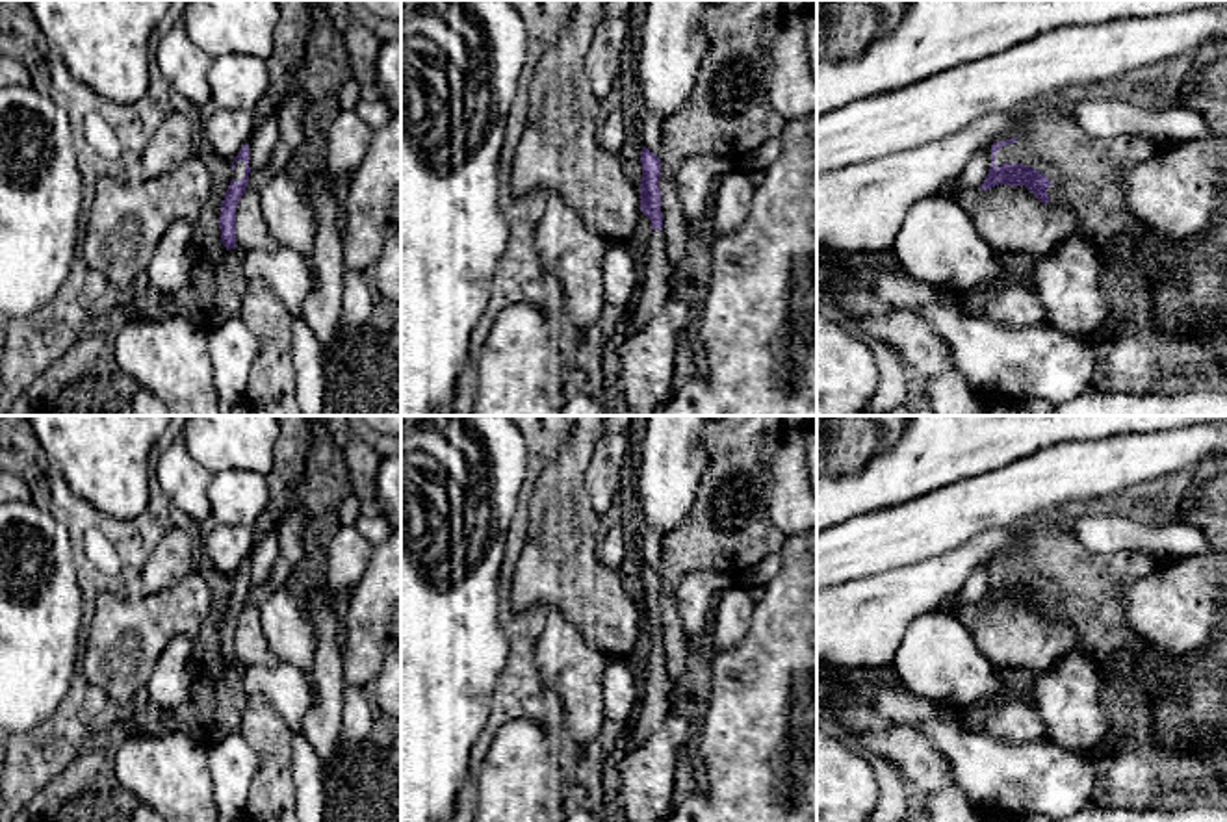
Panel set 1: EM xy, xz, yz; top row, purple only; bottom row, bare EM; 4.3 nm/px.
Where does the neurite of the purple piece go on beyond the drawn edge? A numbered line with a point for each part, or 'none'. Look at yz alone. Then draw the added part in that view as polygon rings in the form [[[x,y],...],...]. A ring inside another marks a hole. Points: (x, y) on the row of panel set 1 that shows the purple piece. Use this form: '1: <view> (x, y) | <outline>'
1: yz (1086, 173) | [[[1043,100],[1015,113],[1023,135],[995,154],[995,167],[1023,163],[1051,180],[1047,189],[1053,206],[1067,206],[1075,213],[1071,239],[1086,243],[1101,262],[1129,258],[1151,293],[1168,291],[1175,278],[1175,249],[1162,234],[1138,221],[1127,204],[1123,178],[1156,148],[1143,135],[1108,139],[1086,134],[1073,115]]]

